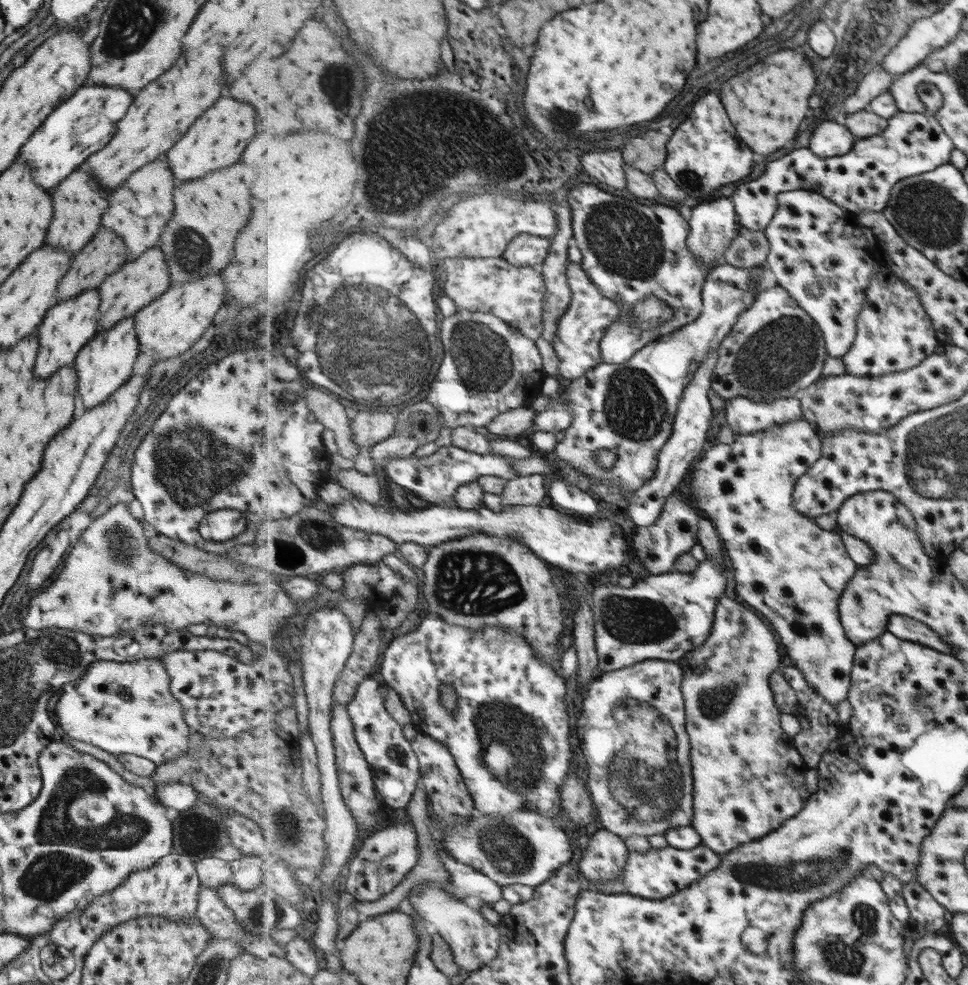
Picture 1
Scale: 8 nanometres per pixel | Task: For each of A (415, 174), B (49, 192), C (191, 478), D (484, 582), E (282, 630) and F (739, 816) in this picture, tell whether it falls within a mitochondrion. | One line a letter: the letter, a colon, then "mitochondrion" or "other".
A: mitochondrion
B: other
C: mitochondrion
D: mitochondrion
E: other
F: other

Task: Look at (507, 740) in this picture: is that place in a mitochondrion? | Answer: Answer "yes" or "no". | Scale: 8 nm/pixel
yes

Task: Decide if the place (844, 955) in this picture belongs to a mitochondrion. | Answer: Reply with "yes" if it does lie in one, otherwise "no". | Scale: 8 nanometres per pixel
yes

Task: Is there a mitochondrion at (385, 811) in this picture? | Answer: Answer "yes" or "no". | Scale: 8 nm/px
no

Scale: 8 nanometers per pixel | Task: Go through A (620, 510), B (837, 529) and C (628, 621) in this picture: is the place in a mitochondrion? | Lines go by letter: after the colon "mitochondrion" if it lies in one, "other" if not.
A: other
B: other
C: mitochondrion

